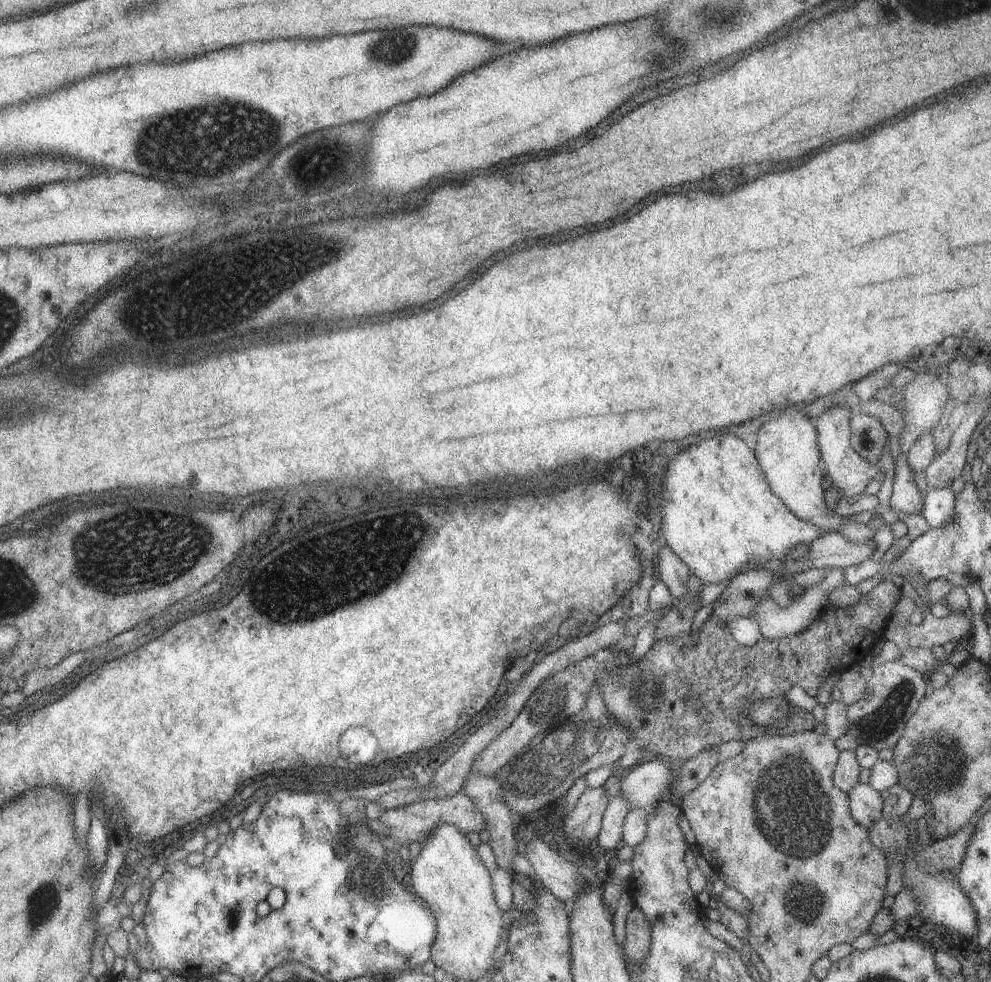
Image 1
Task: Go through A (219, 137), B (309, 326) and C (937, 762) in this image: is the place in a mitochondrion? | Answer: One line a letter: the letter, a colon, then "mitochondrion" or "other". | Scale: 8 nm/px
A: mitochondrion
B: other
C: mitochondrion

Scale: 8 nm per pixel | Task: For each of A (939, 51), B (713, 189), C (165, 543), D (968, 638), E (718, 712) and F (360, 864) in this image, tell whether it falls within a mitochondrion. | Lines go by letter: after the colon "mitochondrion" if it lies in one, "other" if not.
A: other
B: other
C: mitochondrion
D: other
E: other
F: mitochondrion

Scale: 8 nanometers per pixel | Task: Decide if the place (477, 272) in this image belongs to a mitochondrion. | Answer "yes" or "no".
no

